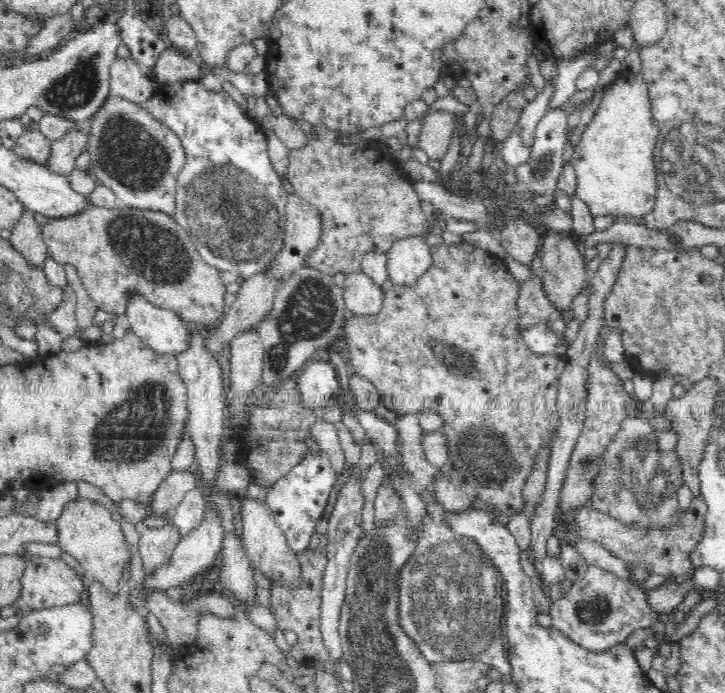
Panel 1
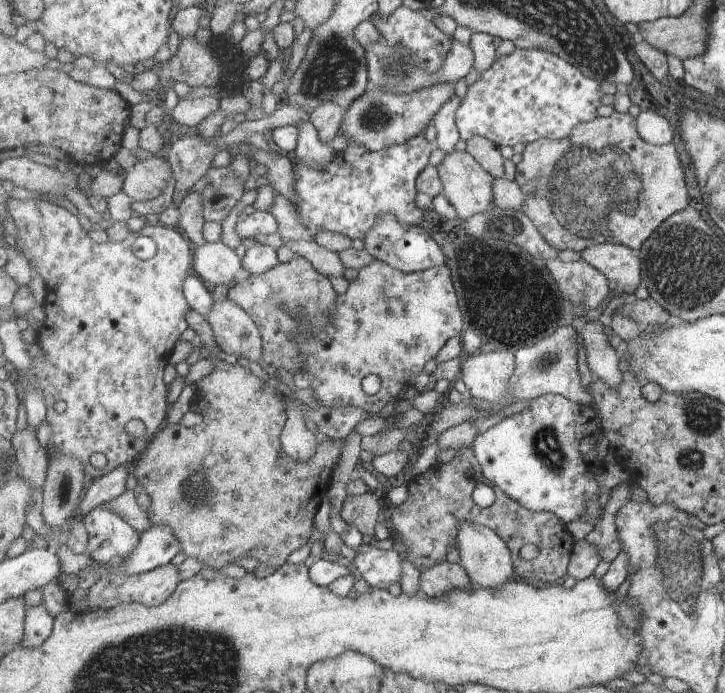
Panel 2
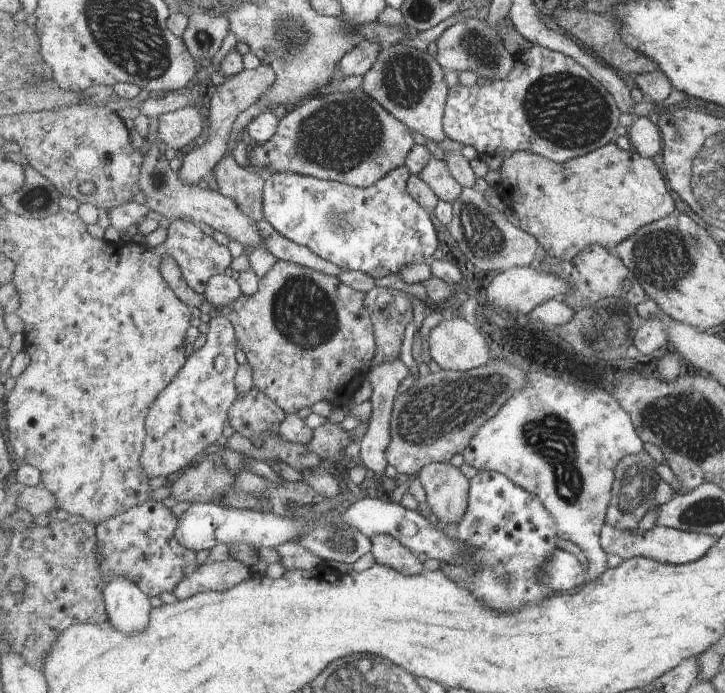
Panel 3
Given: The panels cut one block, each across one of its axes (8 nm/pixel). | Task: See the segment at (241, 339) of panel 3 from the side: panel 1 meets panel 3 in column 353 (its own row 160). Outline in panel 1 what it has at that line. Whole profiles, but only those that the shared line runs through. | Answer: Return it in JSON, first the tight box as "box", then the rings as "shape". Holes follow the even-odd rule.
{"box":[287,122,432,277],"shape":[[[323,122],[314,124],[313,128],[316,130],[316,136],[306,135],[304,147],[292,148],[288,152],[287,174],[293,186],[293,192],[305,198],[321,214],[320,240],[318,240],[316,247],[308,252],[303,266],[312,267],[331,277],[338,272],[344,272],[344,268],[348,268],[348,260],[344,258],[344,254],[346,254],[344,252],[344,226],[346,226],[346,222],[354,224],[354,220],[358,220],[356,232],[352,230],[352,234],[356,234],[356,238],[360,238],[362,248],[366,248],[372,253],[386,253],[394,241],[406,237],[425,236],[429,232],[432,221],[424,215],[420,207],[421,199],[414,182],[401,167],[398,167],[386,145],[378,141],[362,140],[358,144],[346,146],[346,144],[338,142],[340,134],[344,135],[344,133],[324,126]]]}

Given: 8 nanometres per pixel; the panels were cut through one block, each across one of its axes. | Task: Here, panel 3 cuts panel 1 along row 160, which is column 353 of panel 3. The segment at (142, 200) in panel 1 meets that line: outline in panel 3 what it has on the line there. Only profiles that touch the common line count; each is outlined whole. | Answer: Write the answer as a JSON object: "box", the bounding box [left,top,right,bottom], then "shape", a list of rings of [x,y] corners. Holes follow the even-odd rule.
{"box":[248,88,416,188],"shape":[[[361,88],[356,91],[321,95],[305,104],[296,105],[280,122],[277,133],[270,142],[248,153],[248,157],[252,156],[250,167],[258,166],[261,170],[267,170],[270,176],[275,172],[291,172],[367,188],[377,184],[395,168],[406,165],[407,156],[416,146],[411,136],[413,130]]]}

